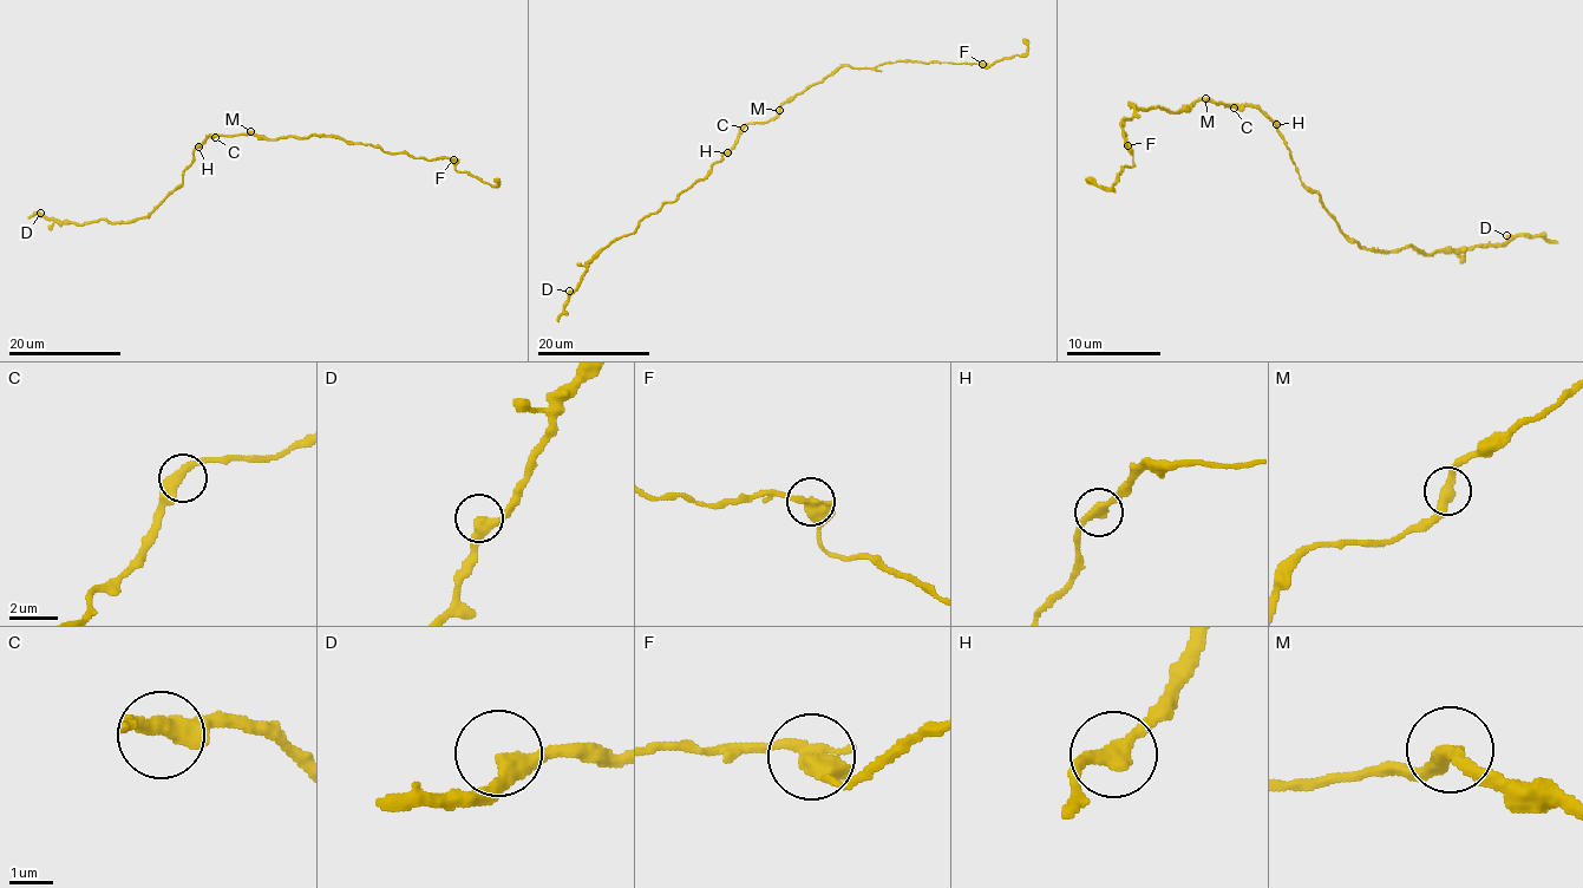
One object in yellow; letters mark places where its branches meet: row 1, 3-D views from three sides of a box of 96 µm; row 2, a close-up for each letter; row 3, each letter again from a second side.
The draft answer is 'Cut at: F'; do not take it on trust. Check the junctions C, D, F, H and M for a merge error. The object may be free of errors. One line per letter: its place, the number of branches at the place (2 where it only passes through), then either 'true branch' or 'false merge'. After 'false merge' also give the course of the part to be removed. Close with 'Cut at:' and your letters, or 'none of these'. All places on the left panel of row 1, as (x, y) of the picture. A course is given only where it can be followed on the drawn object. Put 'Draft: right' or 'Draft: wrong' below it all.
C: place (215, 137); branches 2; true branch
D: place (40, 213); branches 2; true branch
F: place (453, 160); branches 2; false merge; course (453, 160), (457, 172), (498, 183), (494, 180)
H: place (198, 147); branches 2; true branch
M: place (250, 131); branches 2; true branch
Cut at: F
Draft: right

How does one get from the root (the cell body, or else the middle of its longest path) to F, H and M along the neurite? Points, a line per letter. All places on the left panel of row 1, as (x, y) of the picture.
F: (228, 136), (340, 137), (416, 158), (453, 160)
H: (228, 136), (209, 136), (198, 147)
M: (228, 136), (250, 131)

